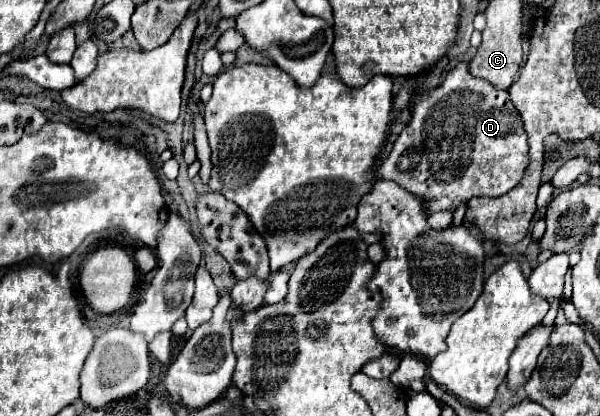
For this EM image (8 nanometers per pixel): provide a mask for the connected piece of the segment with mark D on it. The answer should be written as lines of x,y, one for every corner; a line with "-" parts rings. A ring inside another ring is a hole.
459,63
447,73
441,85
431,89
423,85
415,91
411,101
411,121
393,143
389,157
383,161
379,179
395,181
407,191
423,195
429,215
455,211
459,203
469,201
471,197
499,197
513,189
527,169
527,133
521,123
519,111
511,105
507,91
499,91
493,85
471,77
467,63

